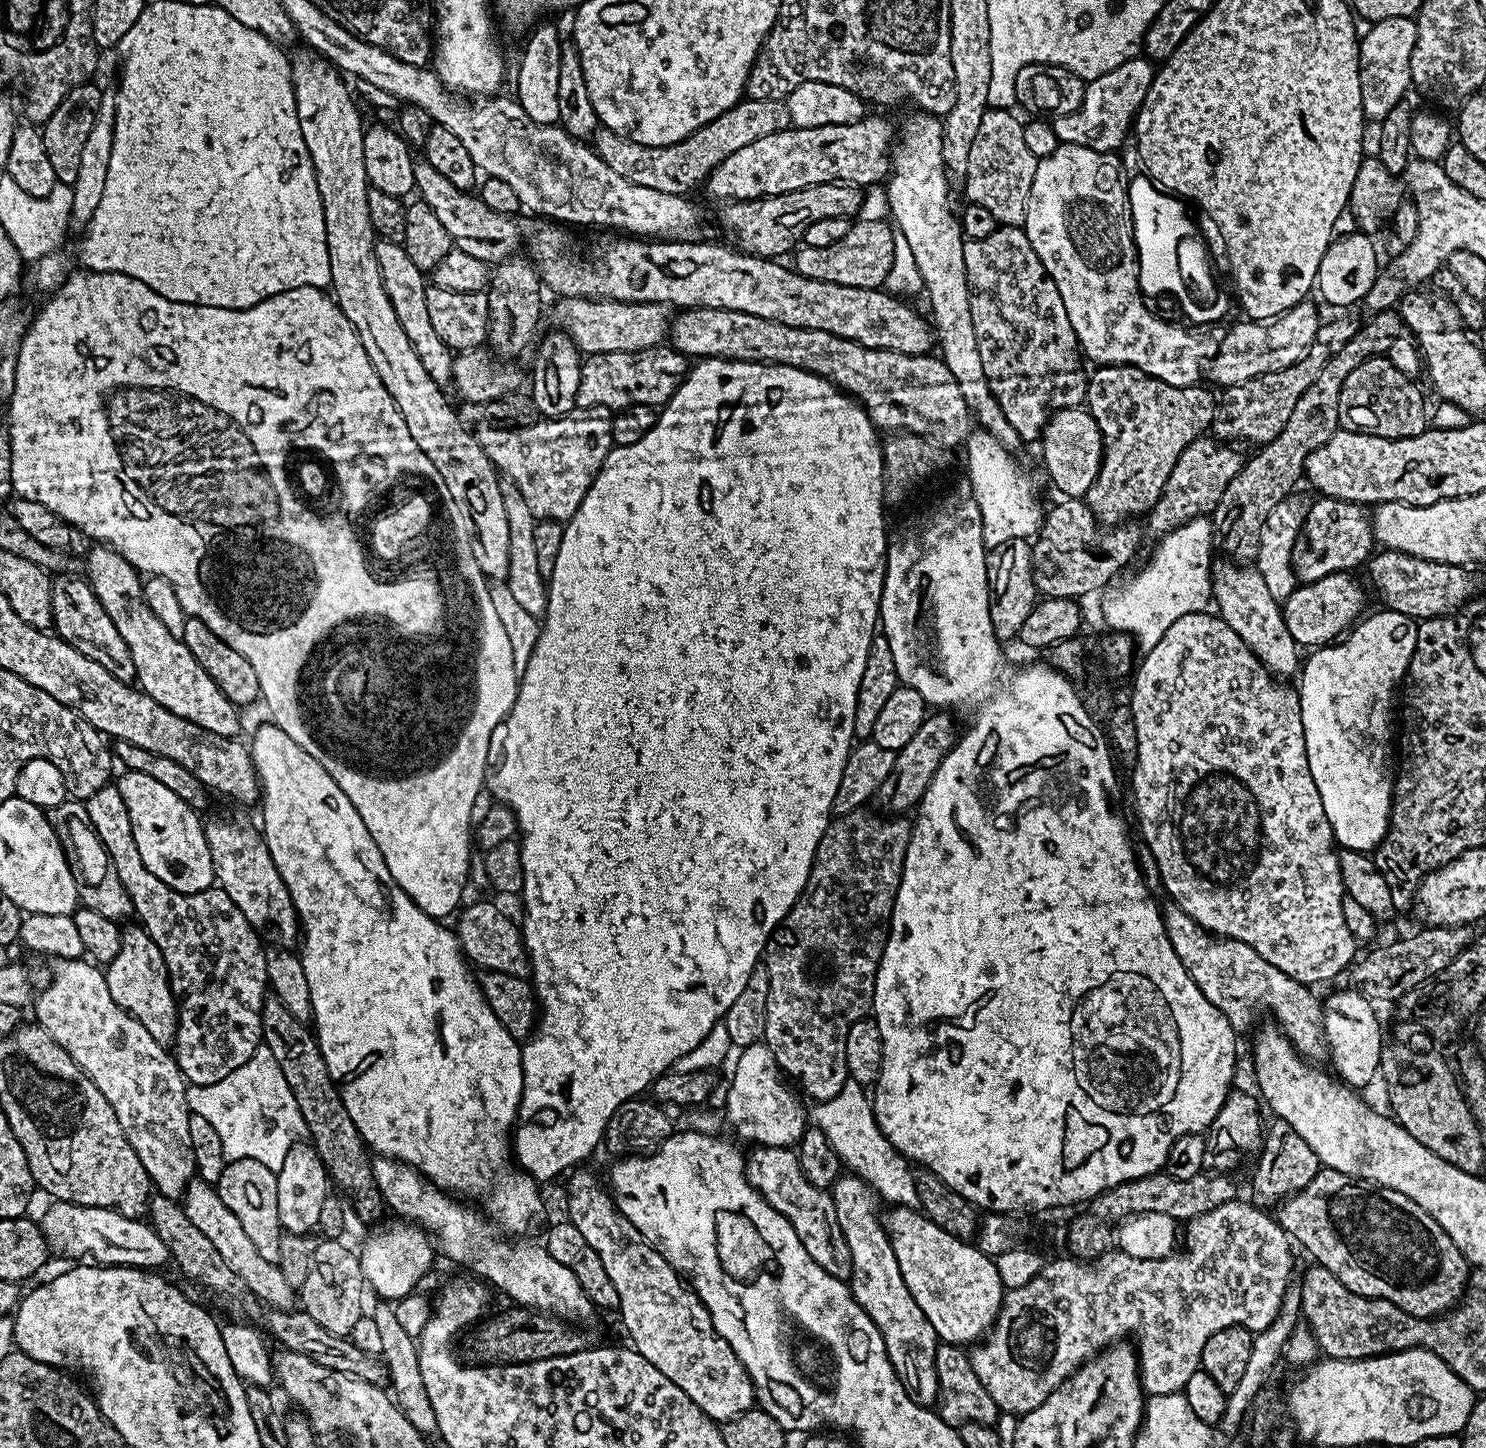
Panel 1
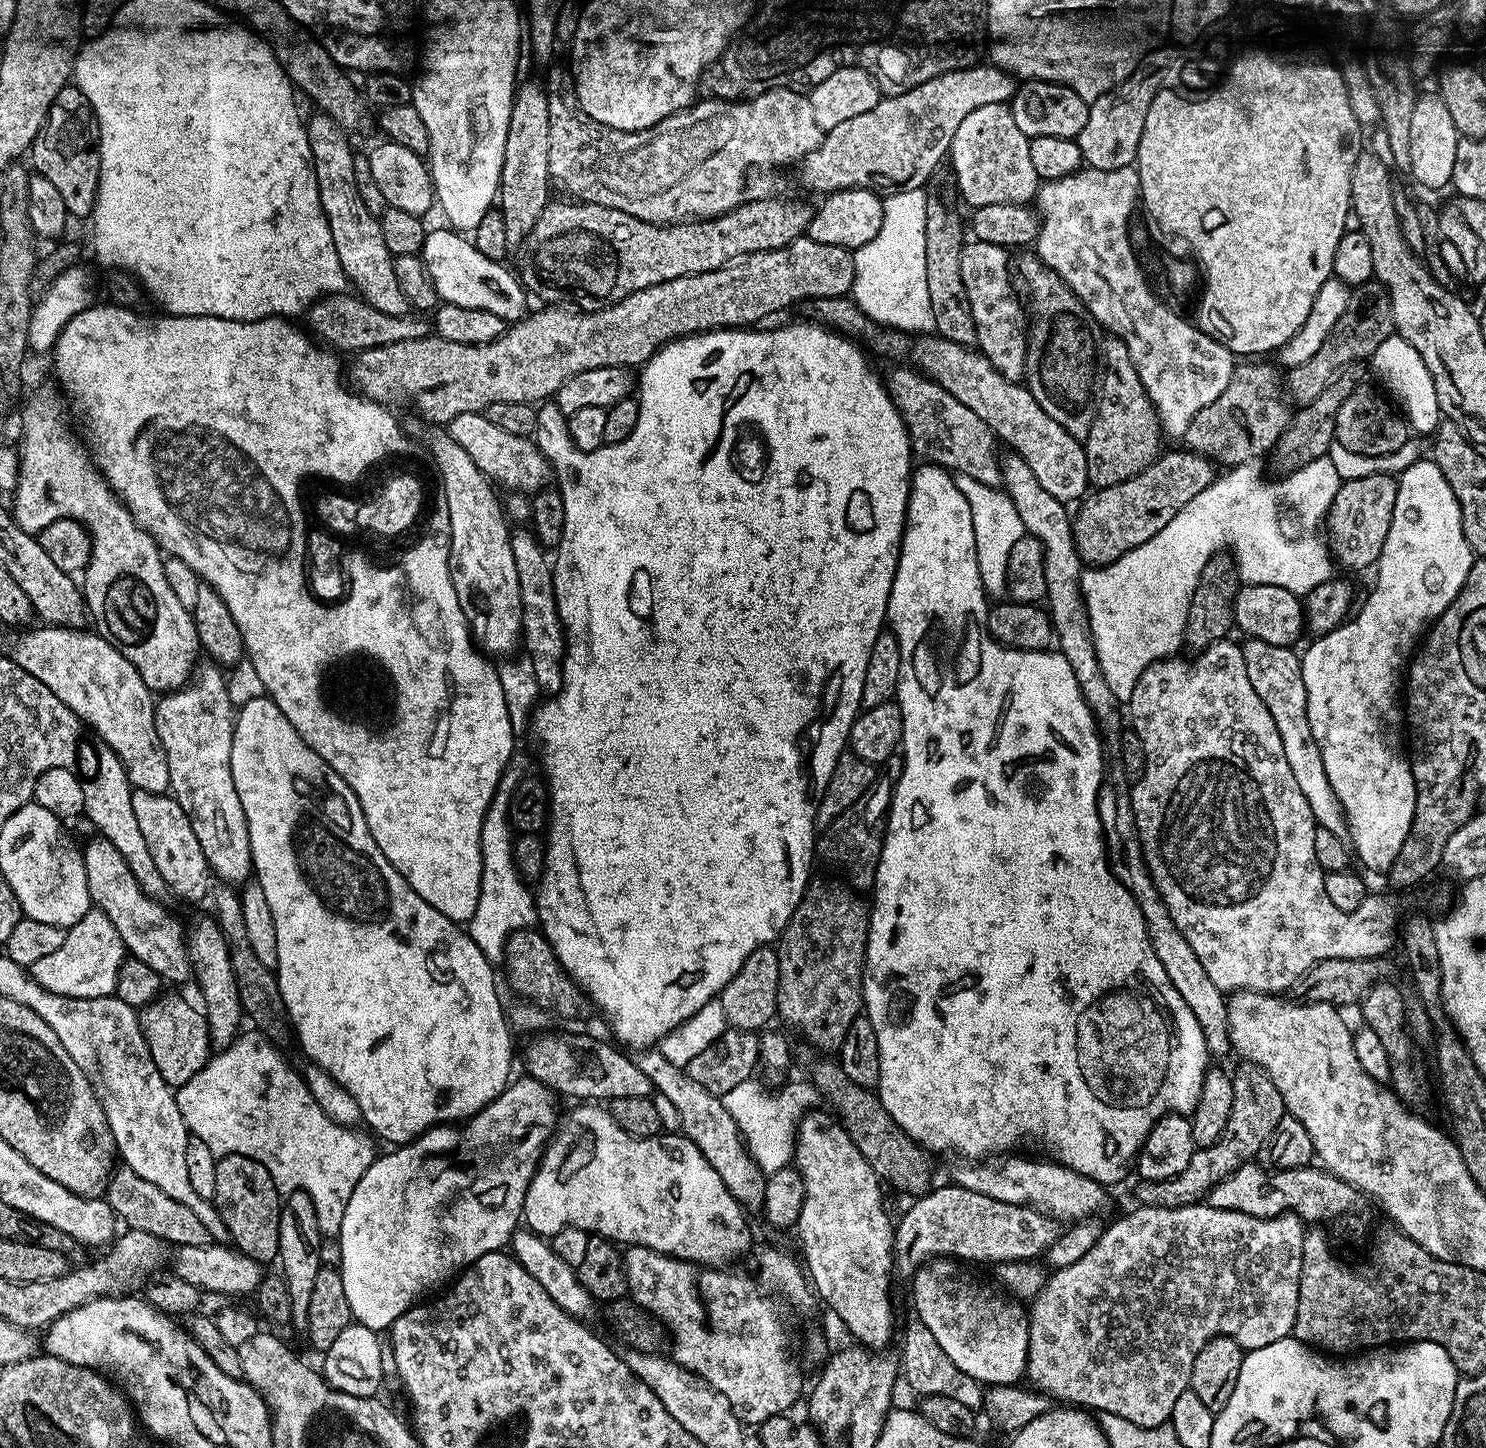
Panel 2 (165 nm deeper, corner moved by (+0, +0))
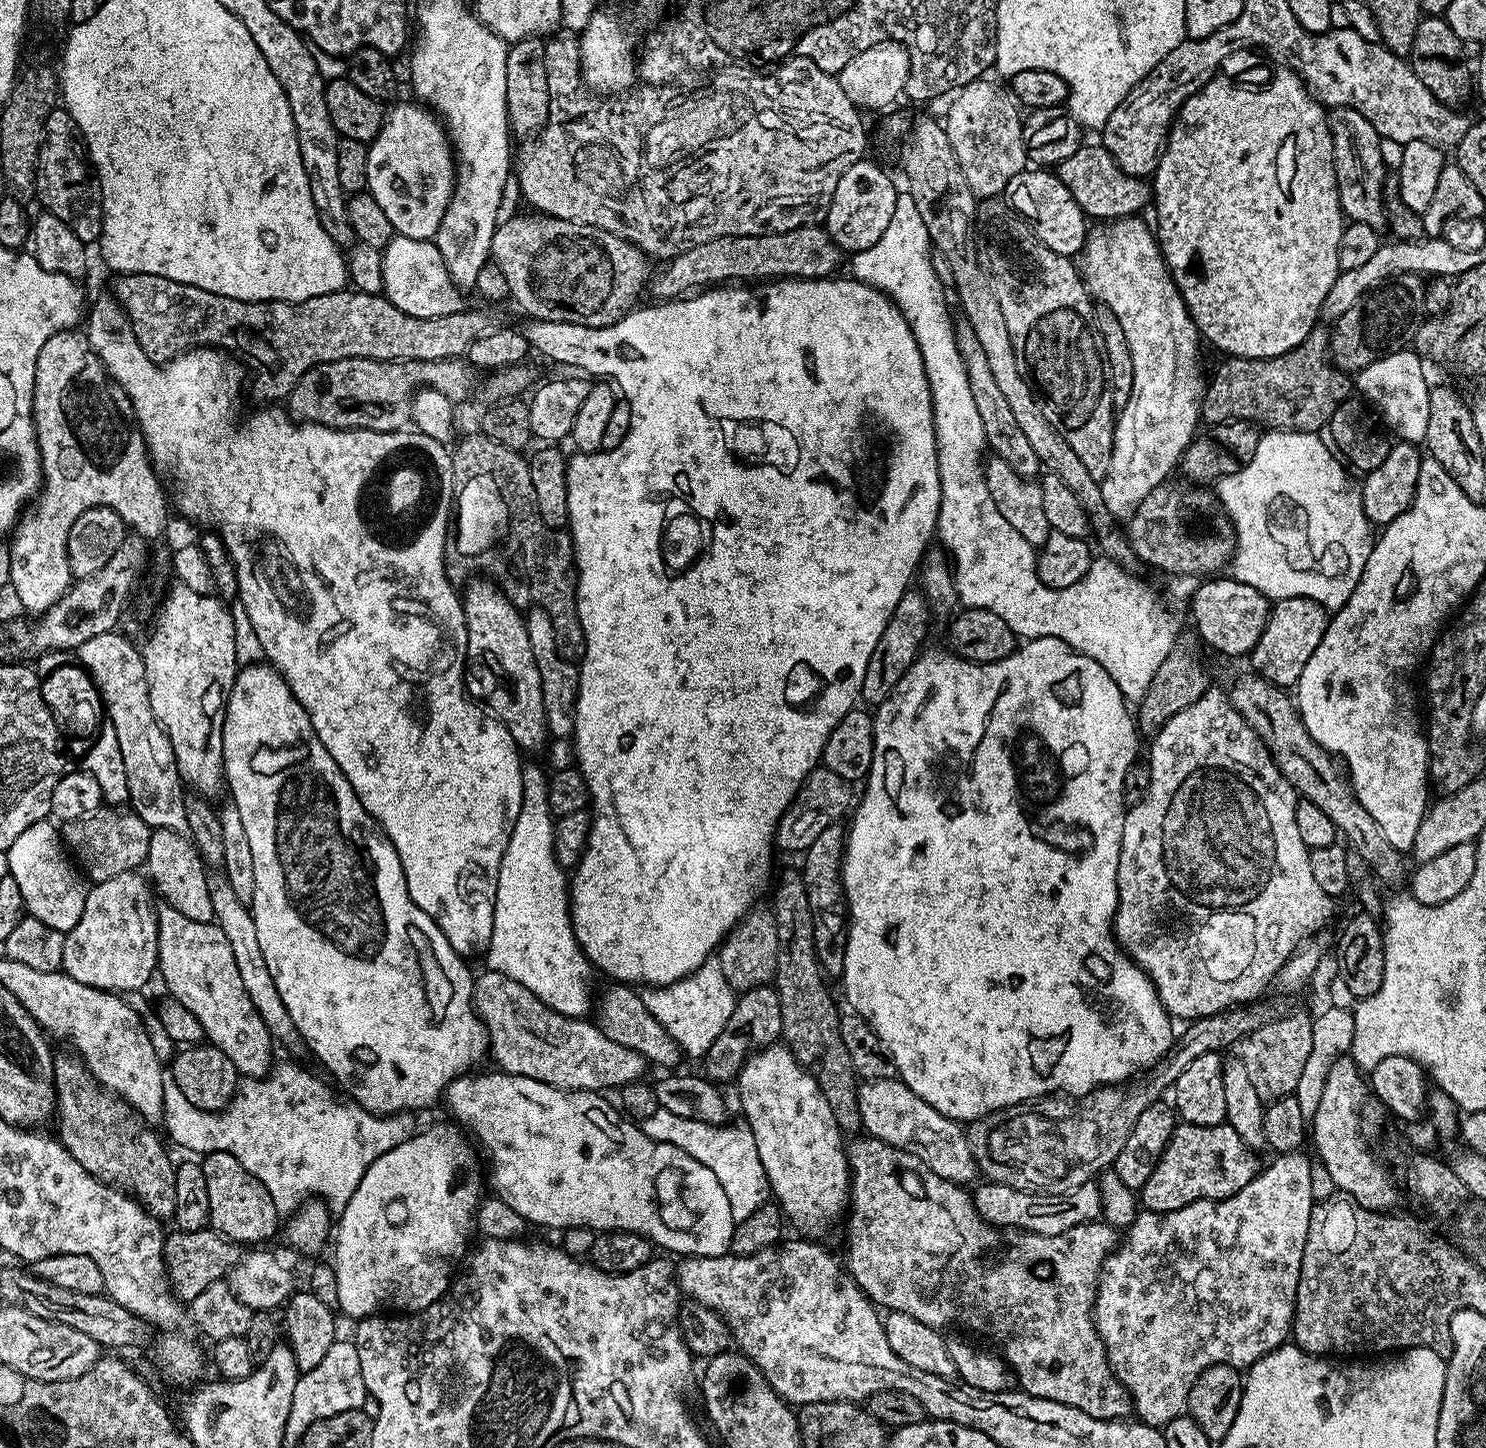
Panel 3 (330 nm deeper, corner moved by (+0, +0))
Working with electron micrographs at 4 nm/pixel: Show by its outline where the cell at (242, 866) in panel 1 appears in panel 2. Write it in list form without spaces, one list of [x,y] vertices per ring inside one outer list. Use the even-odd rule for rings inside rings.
[[[208,662],[204,669],[200,668],[195,673],[187,686],[161,695],[155,709],[158,738],[166,750],[166,762],[170,766],[171,795],[190,818],[190,826],[194,826],[194,835],[202,846],[202,854],[206,854],[211,875],[228,886],[243,885],[253,875],[252,851],[246,810],[242,810],[238,790],[234,790],[234,774],[230,770],[234,707],[228,697],[225,673],[215,663]]]

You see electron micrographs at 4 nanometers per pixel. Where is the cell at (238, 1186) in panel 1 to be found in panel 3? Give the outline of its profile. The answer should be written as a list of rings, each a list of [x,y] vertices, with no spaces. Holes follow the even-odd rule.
[[[209,1152],[203,1157],[202,1163],[210,1198],[208,1224],[227,1239],[241,1245],[248,1244],[244,1246],[256,1246],[259,1240],[270,1239],[276,1232],[278,1213],[274,1198],[270,1198],[266,1186],[250,1175],[238,1158],[225,1152]]]

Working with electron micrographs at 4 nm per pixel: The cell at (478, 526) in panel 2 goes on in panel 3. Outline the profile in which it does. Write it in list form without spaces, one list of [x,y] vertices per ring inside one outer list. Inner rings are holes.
[[[476,578],[468,586],[462,592],[468,631],[464,687],[473,700],[510,730],[517,748],[525,753],[536,752],[544,743],[549,743],[550,737],[542,702],[542,682],[538,678],[534,650],[530,650],[530,634],[526,634],[524,616],[493,581]]]

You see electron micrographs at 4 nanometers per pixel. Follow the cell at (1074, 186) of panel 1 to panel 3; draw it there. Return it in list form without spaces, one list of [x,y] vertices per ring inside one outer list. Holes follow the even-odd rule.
[[[1139,215],[1123,216],[1121,220],[1110,220],[1101,223],[1099,226],[1091,229],[1090,235],[1084,242],[1084,250],[1082,253],[1082,261],[1084,260],[1082,275],[1084,284],[1088,287],[1088,294],[1093,301],[1105,304],[1110,310],[1114,310],[1114,318],[1118,318],[1118,322],[1122,326],[1122,334],[1126,334],[1126,346],[1128,347],[1128,356],[1132,359],[1134,366],[1134,378],[1132,379],[1132,392],[1128,395],[1128,404],[1117,415],[1116,429],[1114,430],[1114,446],[1110,454],[1110,466],[1108,473],[1100,481],[1100,489],[1102,490],[1102,502],[1106,502],[1106,510],[1110,510],[1110,514],[1116,517],[1117,521],[1125,522],[1132,515],[1137,515],[1138,509],[1143,502],[1159,484],[1165,483],[1169,479],[1171,472],[1177,471],[1180,459],[1184,457],[1184,451],[1188,449],[1194,437],[1197,435],[1198,429],[1196,424],[1201,423],[1200,419],[1200,402],[1204,395],[1206,387],[1205,377],[1200,377],[1200,344],[1202,345],[1202,337],[1196,331],[1196,324],[1192,320],[1192,316],[1188,313],[1188,308],[1184,305],[1184,299],[1181,298],[1180,292],[1176,289],[1176,283],[1172,281],[1172,274],[1168,270],[1168,263],[1164,261],[1164,256],[1160,253],[1160,245],[1154,235],[1153,229],[1146,221],[1140,220]]]

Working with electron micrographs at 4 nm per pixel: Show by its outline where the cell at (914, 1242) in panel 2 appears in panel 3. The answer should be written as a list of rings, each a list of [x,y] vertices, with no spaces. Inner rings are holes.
[[[991,1182],[977,1183],[975,1188],[971,1193],[972,1201],[978,1214],[987,1224],[993,1224],[996,1228],[1014,1228],[1021,1232],[1033,1232],[1039,1236],[1061,1236],[1063,1232],[1079,1224],[1099,1221],[1104,1211],[1100,1186],[1096,1182],[1078,1186],[1062,1196],[1036,1196],[1033,1192],[1014,1190],[1010,1186]]]

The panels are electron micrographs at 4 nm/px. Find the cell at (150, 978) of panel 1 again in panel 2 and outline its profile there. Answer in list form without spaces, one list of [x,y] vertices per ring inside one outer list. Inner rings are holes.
[[[164,994],[152,1003],[144,1005],[139,1013],[150,1058],[154,1058],[158,1074],[162,1074],[168,1087],[173,1090],[190,1082],[190,1078],[194,1078],[208,1065],[214,1052],[212,1040],[208,1037],[208,1017],[197,1005],[196,1008],[192,1004],[187,1004],[180,996]]]

